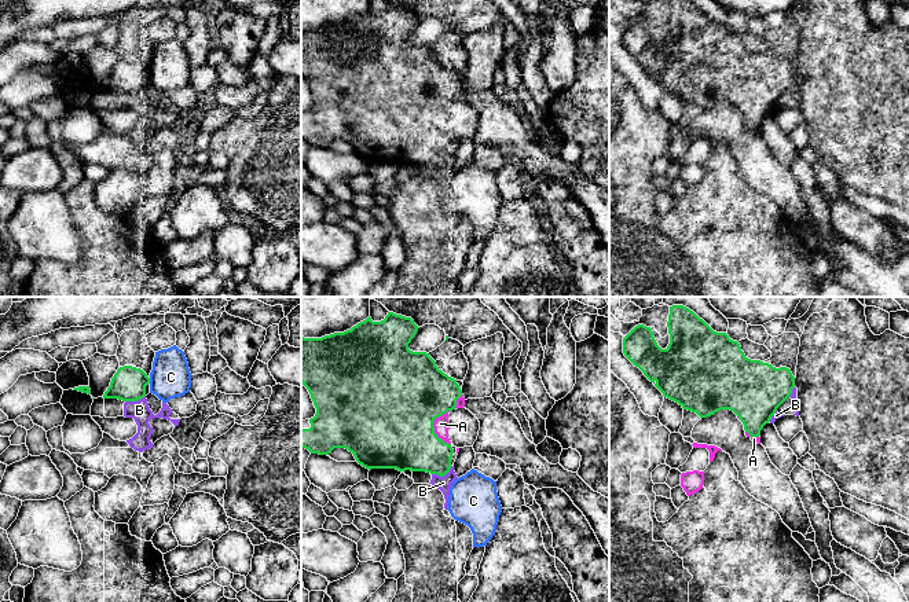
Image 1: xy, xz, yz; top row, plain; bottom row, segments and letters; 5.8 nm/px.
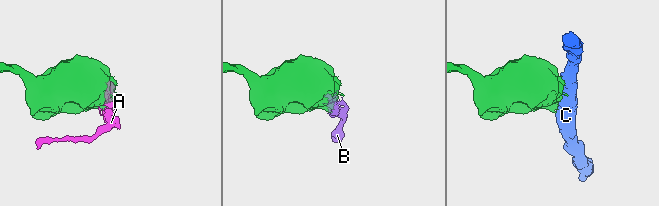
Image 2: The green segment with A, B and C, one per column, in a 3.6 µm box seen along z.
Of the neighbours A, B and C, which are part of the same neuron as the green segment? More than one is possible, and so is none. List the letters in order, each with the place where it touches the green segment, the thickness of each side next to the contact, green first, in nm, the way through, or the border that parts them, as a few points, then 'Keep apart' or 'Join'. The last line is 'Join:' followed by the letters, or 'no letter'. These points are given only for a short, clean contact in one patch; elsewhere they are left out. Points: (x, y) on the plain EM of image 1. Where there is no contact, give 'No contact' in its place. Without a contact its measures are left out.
A: Touches green at xz (433, 120). Thickness 500 nm (green) against 90 nm. Join
B: Touches green at xz (442, 168). Thickness 300 nm (green) against 80 nm. Keep apart
C: Touches green at xy (149, 73). Thickness 200 nm (green) against 240 nm. Keep apart
Join: A

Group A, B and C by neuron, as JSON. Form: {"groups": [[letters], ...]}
{"groups": [["A"], ["B", "C"]]}

